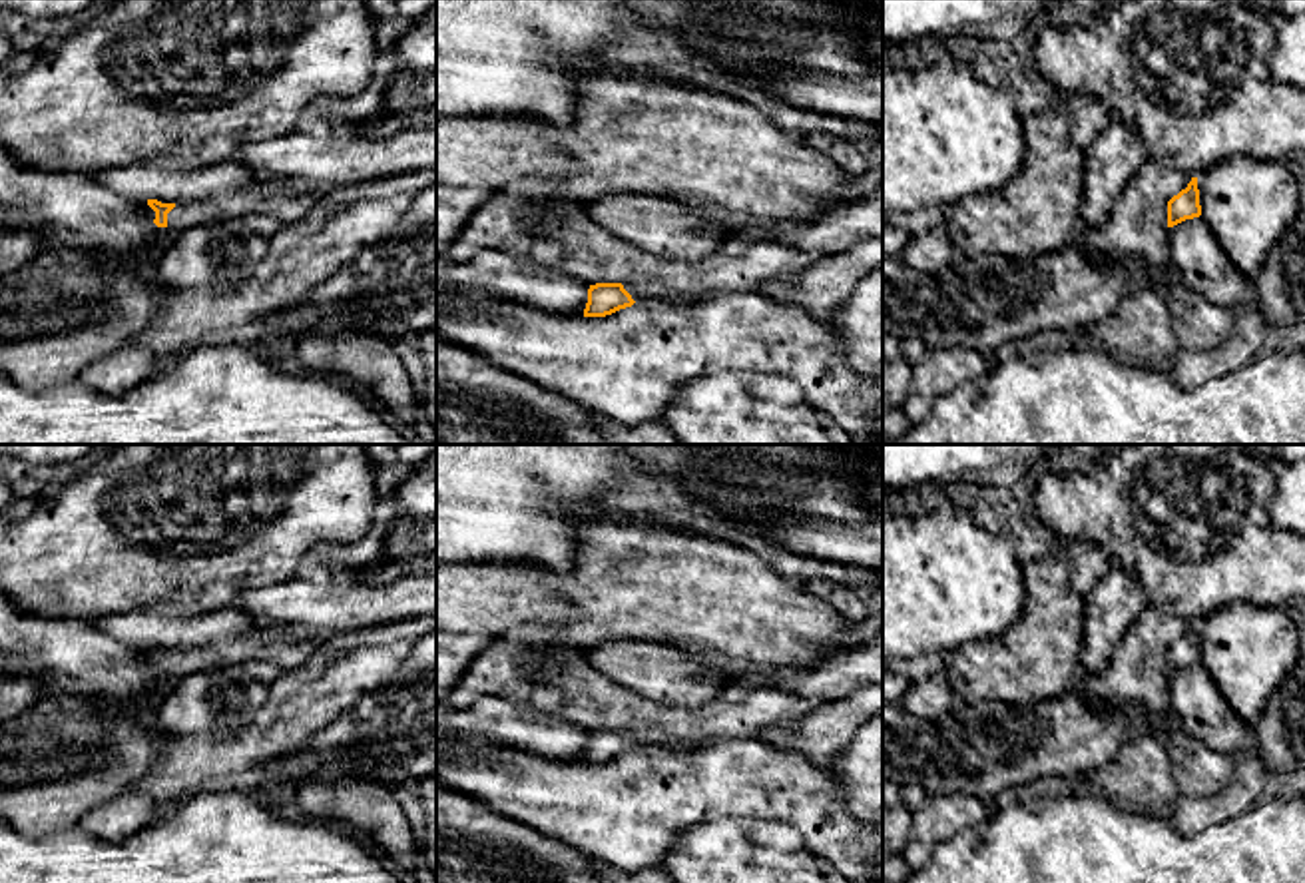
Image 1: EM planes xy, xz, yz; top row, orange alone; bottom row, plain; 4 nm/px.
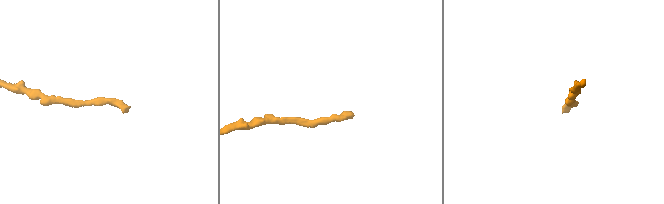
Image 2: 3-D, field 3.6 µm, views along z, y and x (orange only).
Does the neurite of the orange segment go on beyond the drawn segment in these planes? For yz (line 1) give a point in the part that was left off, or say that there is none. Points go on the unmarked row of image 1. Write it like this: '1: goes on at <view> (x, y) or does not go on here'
1: does not go on here

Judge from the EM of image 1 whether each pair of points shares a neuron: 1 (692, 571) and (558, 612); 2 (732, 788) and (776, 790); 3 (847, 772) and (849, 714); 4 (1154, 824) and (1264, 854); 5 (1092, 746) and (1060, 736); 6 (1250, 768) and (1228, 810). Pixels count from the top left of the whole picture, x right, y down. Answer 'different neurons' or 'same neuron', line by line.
1: same neuron
2: same neuron
3: different neurons
4: same neuron
5: same neuron
6: same neuron

